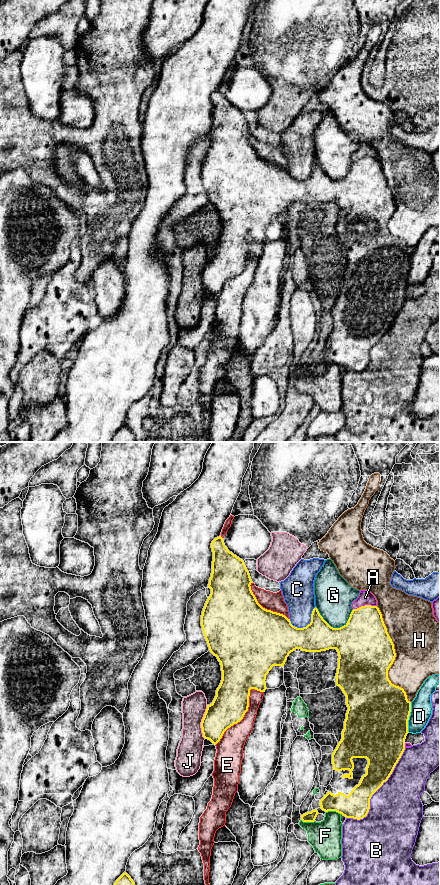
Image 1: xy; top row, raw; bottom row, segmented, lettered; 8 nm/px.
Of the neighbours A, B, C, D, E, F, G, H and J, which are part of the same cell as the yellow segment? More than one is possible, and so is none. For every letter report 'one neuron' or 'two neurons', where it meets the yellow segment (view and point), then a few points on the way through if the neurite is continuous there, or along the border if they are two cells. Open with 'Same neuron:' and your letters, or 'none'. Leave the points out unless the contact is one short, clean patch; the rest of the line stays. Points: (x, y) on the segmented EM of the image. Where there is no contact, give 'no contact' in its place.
Same neuron: none
A: two neurons | xy (365, 605)
B: two neurons | xy (375, 791)
C: two neurons | xy (308, 624)
D: two neurons | xy (408, 717)
E: two neurons | xy (245, 712)
F: two neurons | xy (334, 810)
G: two neurons | xy (336, 628)
H: two neurons | xy (395, 656)
J: two neurons | xy (201, 722)

